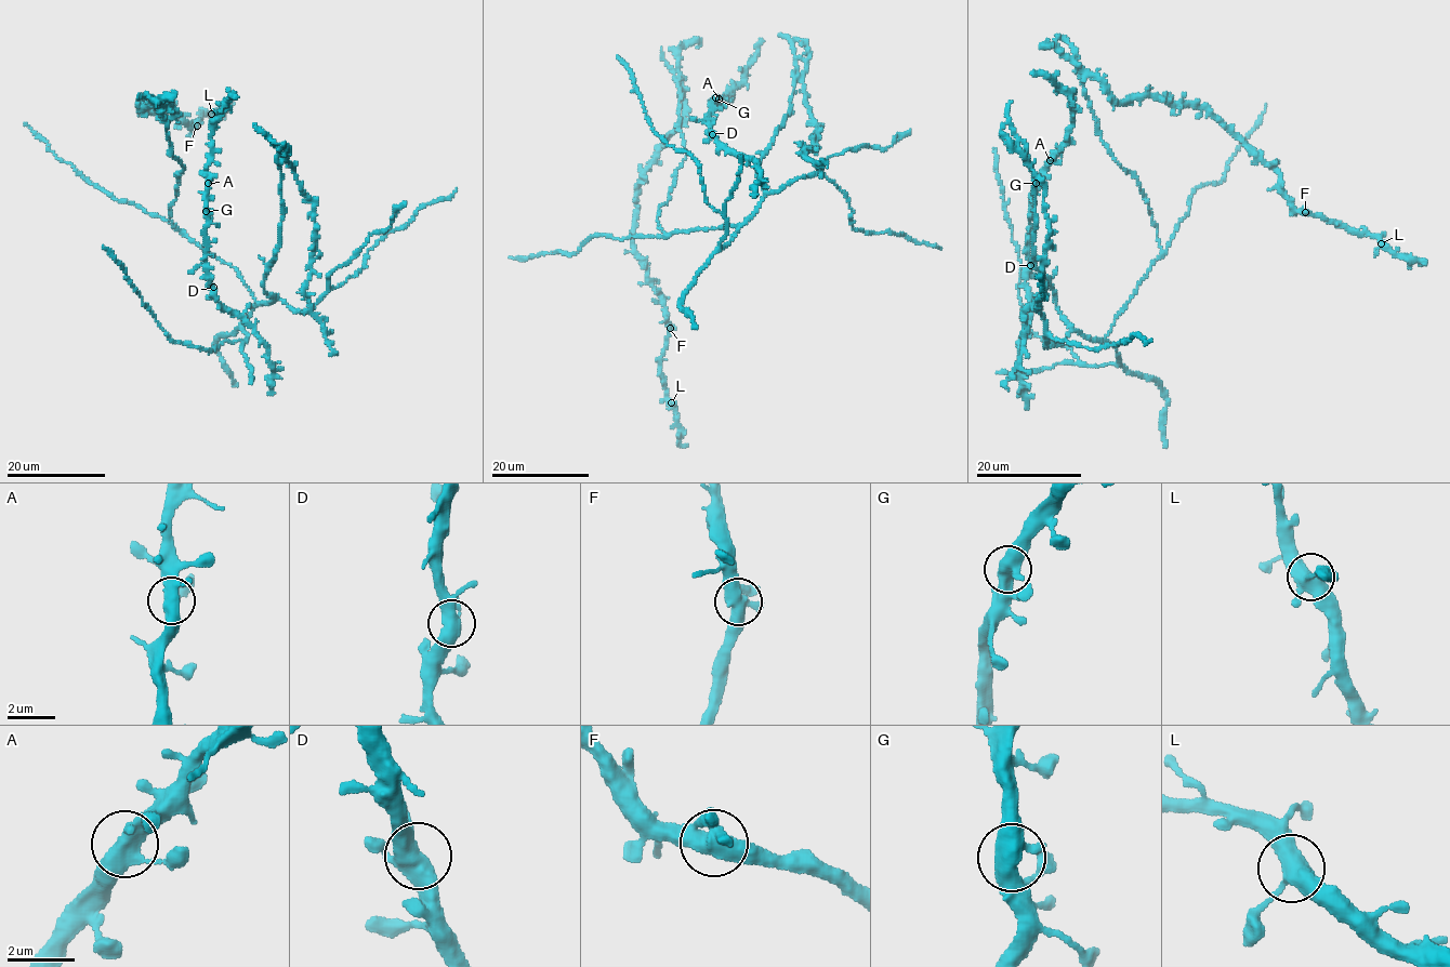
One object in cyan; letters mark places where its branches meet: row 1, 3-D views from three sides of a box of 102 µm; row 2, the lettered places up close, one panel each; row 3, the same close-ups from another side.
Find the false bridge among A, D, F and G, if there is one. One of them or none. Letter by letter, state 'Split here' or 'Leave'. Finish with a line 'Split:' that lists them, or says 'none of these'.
A: Leave
D: Leave
F: Leave
G: Leave
Split: none of these

